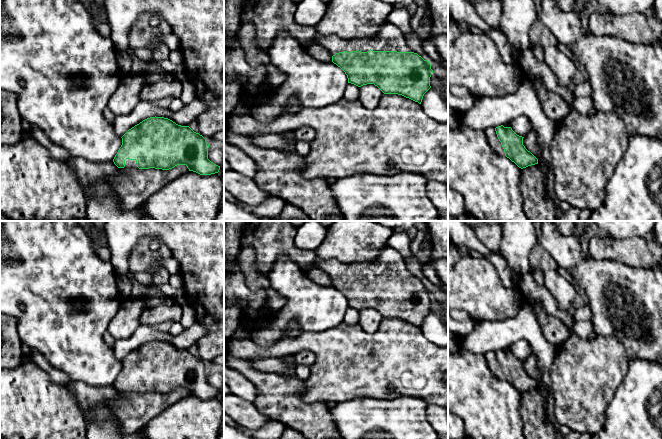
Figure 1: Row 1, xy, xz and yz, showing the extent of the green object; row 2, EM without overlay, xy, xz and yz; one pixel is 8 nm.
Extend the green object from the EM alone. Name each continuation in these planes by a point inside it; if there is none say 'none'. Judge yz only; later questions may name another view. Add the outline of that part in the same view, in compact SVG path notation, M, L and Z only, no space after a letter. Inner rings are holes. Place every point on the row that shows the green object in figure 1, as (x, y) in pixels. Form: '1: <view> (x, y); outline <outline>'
1: yz (490, 133); outline M495 128L487 129L485 131L485 135L486 135L488 142L490 144L491 148L493 149L493 151L500 156L504 156L505 152L501 145L501 142L499 141L499 139L497 137Z

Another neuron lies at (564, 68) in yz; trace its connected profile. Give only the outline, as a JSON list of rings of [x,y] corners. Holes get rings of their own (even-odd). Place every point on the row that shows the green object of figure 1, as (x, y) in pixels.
[[[550,46],[543,50],[544,61],[556,75],[560,85],[570,89],[576,72],[575,62],[567,57],[557,46]]]

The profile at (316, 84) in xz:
[[[279,31],[277,33],[267,54],[270,57],[270,64],[286,74],[286,80],[266,103],[251,109],[250,114],[256,121],[270,123],[285,114],[292,97],[297,99],[301,109],[320,109],[343,99],[344,91],[348,85],[345,72],[333,62],[320,61],[312,57],[305,50],[304,44],[287,32]]]

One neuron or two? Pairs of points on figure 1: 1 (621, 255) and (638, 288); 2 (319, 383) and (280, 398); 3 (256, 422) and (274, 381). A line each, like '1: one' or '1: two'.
1: two
2: two
3: two

